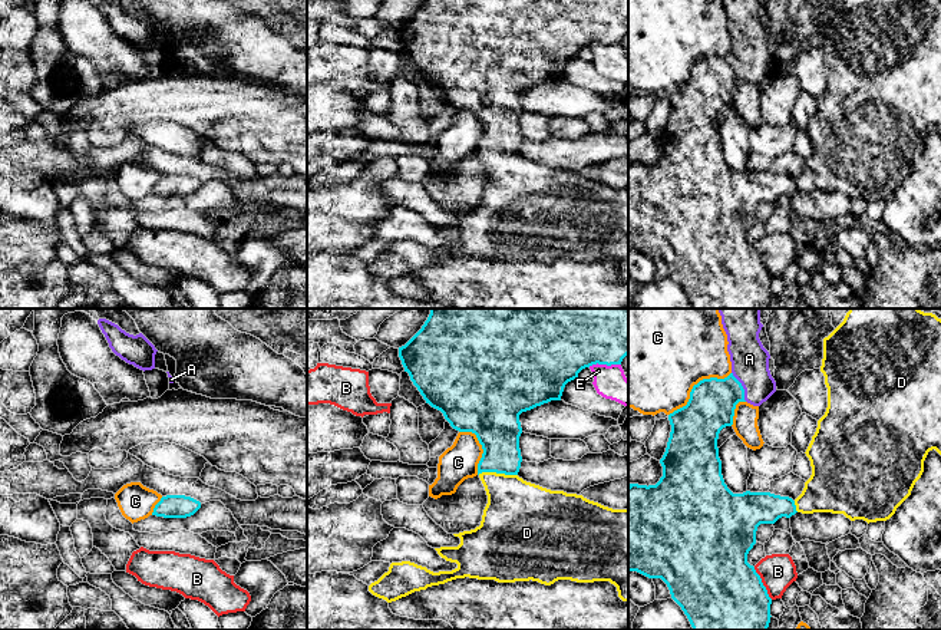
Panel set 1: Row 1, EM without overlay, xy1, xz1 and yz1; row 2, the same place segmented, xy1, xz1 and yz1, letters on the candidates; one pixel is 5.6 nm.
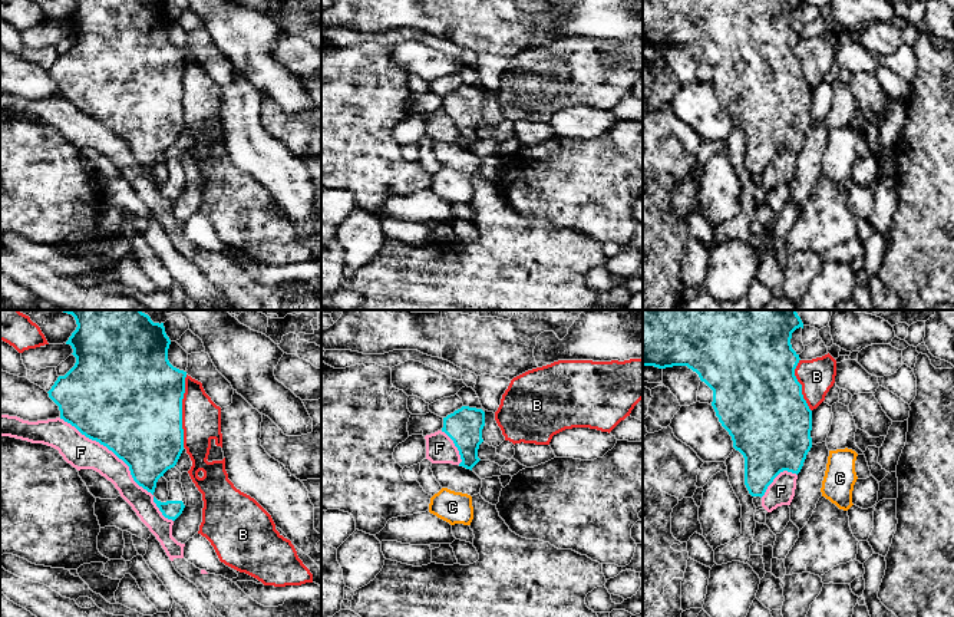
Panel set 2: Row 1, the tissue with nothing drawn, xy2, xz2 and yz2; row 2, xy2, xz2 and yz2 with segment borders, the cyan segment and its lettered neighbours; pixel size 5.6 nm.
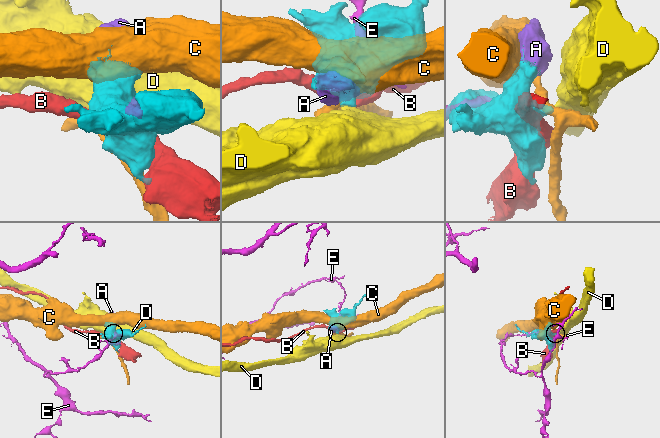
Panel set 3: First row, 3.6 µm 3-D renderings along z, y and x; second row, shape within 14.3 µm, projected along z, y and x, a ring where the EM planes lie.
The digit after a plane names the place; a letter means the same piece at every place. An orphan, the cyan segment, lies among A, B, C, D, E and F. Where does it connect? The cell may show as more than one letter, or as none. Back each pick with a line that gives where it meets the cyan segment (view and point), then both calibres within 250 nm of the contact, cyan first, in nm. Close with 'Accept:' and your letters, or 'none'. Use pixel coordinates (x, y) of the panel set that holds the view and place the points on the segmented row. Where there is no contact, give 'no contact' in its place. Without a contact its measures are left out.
A: contact yz1 (742, 386); calibres 260 and 220 nm
D: contact xz1 (498, 472); calibres 260 and 360 nm
Accept: A, D

